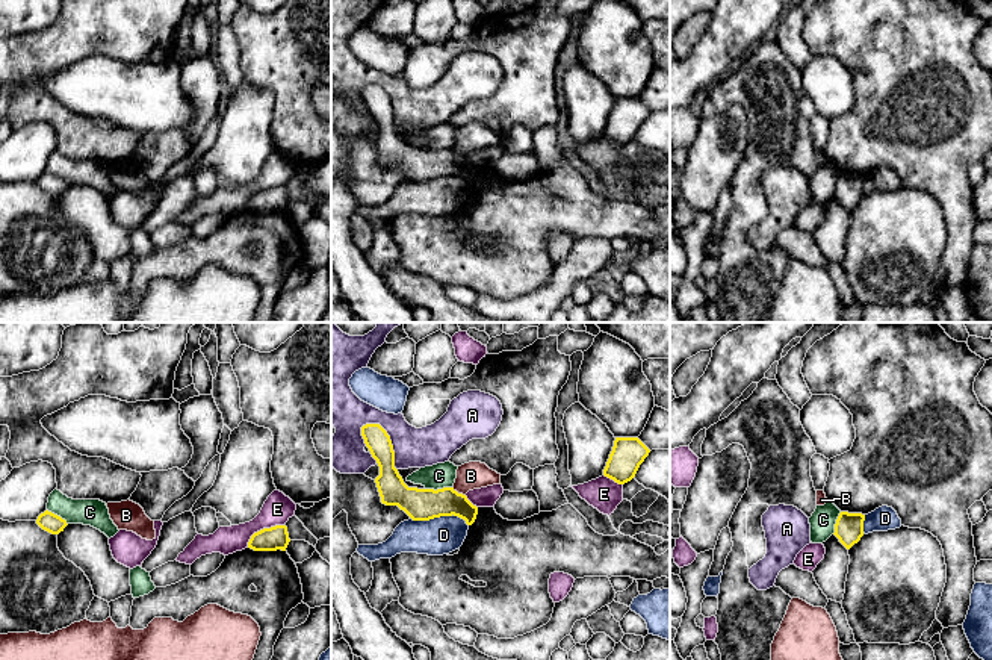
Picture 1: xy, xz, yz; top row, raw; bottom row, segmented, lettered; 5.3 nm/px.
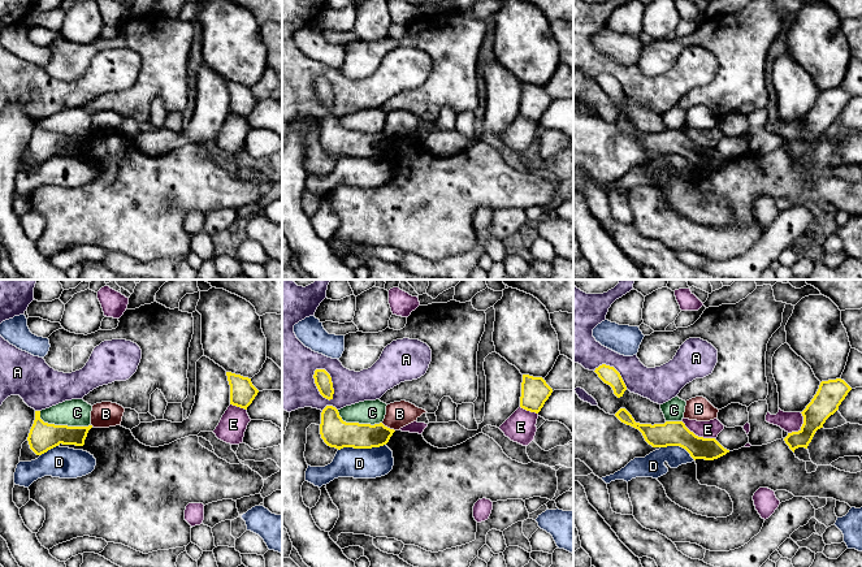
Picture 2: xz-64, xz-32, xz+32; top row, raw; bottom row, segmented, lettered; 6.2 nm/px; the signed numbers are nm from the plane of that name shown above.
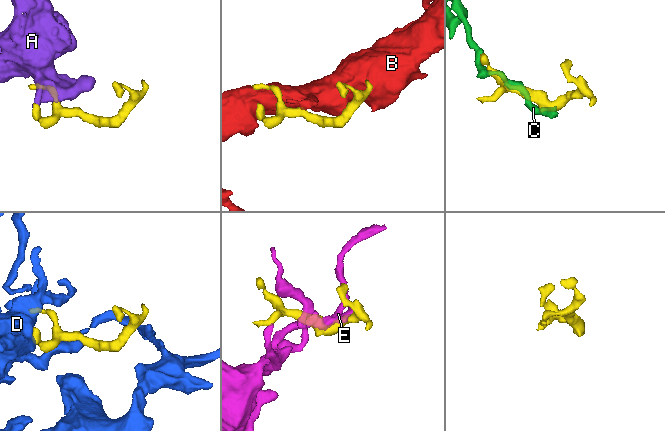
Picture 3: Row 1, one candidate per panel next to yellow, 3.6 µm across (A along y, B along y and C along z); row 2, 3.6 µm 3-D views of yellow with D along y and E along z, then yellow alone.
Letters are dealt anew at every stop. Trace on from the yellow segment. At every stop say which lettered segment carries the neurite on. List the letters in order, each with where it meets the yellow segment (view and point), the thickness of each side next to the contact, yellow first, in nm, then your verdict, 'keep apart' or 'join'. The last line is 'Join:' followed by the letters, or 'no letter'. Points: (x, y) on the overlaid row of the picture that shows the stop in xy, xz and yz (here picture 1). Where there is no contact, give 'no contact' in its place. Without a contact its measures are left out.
A: xz (389, 439) | 140/220 nm | keep apart
B: xz (457, 492) | 180/150 nm | keep apart
C: xz (437, 489) | 180/130 nm | keep apart
D: xz (440, 515) | 180/200 nm | keep apart
E: xy (263, 529) | 130/160 nm | keep apart
Join: no letter

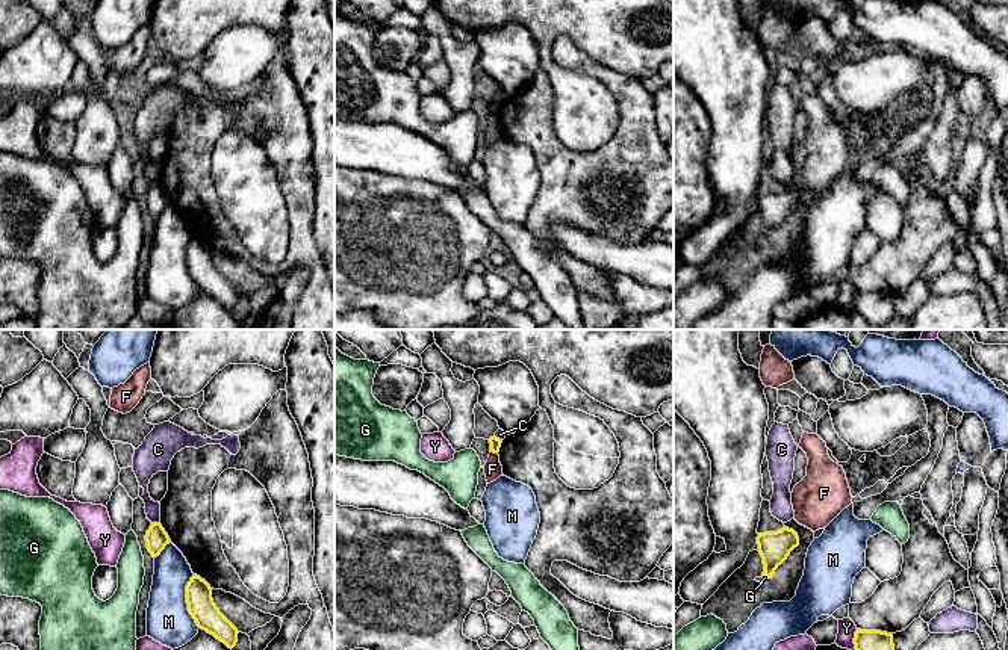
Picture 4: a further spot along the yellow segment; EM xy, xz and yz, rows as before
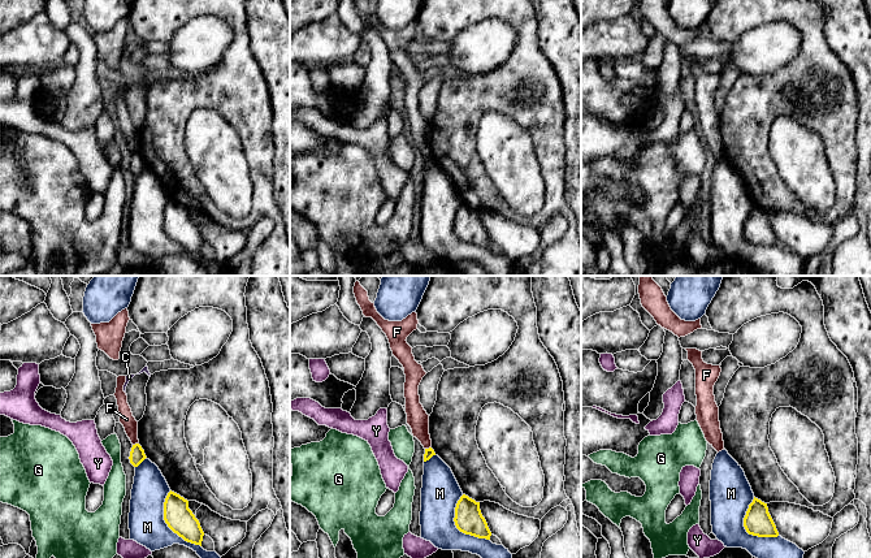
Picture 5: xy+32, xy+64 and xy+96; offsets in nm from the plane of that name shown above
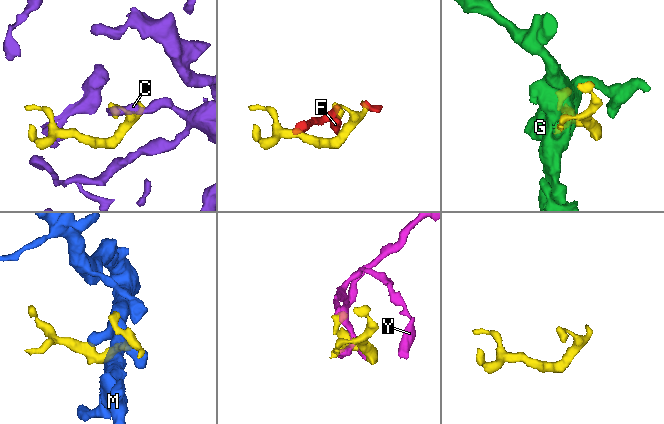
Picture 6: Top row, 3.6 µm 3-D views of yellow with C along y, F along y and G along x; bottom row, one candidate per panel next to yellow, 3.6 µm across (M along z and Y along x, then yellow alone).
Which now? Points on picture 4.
C: xy (155, 523) | 120/80 nm | keep apart
F: xz (494, 452) | 60/100 nm | keep apart
G: yz (768, 575) | 160/30 nm | keep apart
M: xy (186, 602) | 140/240 nm | keep apart
Y: yz (854, 638) | 110/100 nm | keep apart
Join: no letter

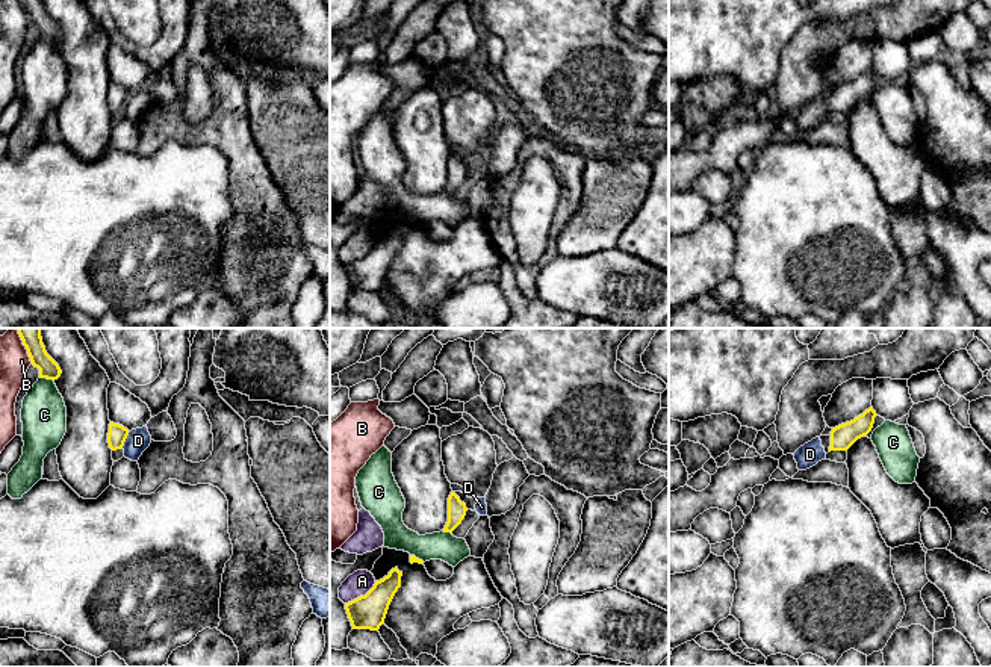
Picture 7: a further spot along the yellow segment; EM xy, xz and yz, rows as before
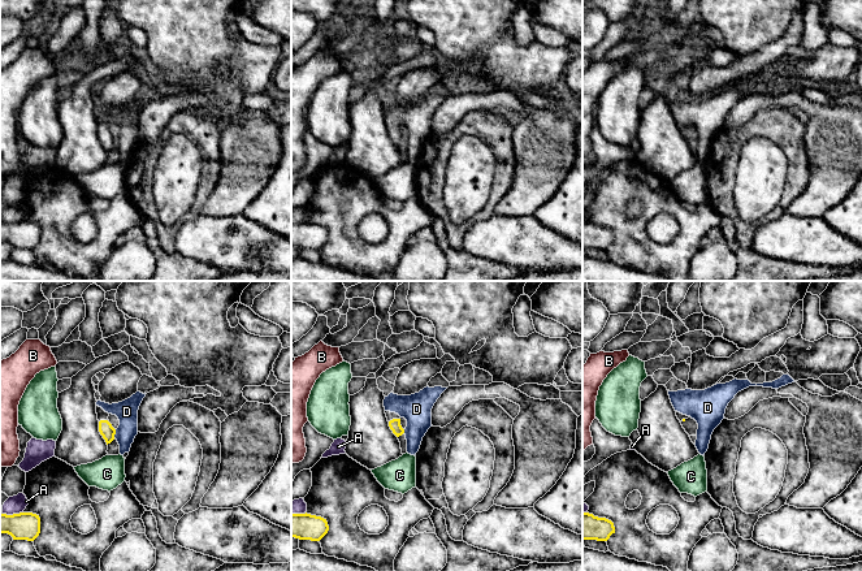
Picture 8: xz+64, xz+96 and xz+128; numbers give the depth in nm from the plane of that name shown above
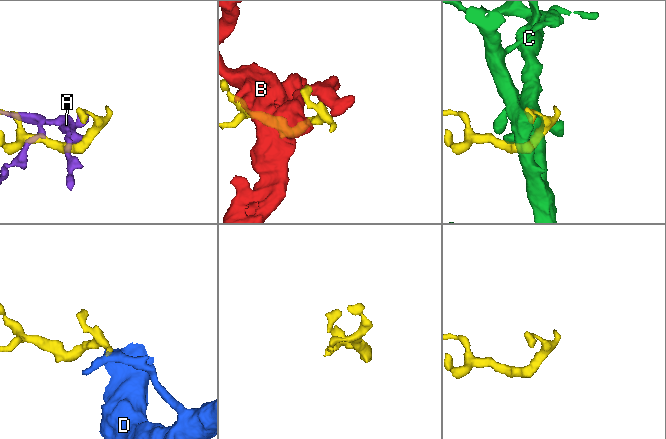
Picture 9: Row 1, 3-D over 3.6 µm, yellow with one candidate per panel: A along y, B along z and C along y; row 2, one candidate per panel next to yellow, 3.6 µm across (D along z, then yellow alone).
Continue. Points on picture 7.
A: xz (360, 596) | 180/130 nm | keep apart
B: xy (24, 345) | 130/160 nm | keep apart
C: xy (47, 378) | 110/240 nm | keep apart
D: xy (124, 440) | 100/120 nm | join
Join: D

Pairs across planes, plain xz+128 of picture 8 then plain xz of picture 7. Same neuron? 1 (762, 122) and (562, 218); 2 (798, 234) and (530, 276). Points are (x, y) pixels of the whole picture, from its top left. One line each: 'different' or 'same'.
1: same
2: different

